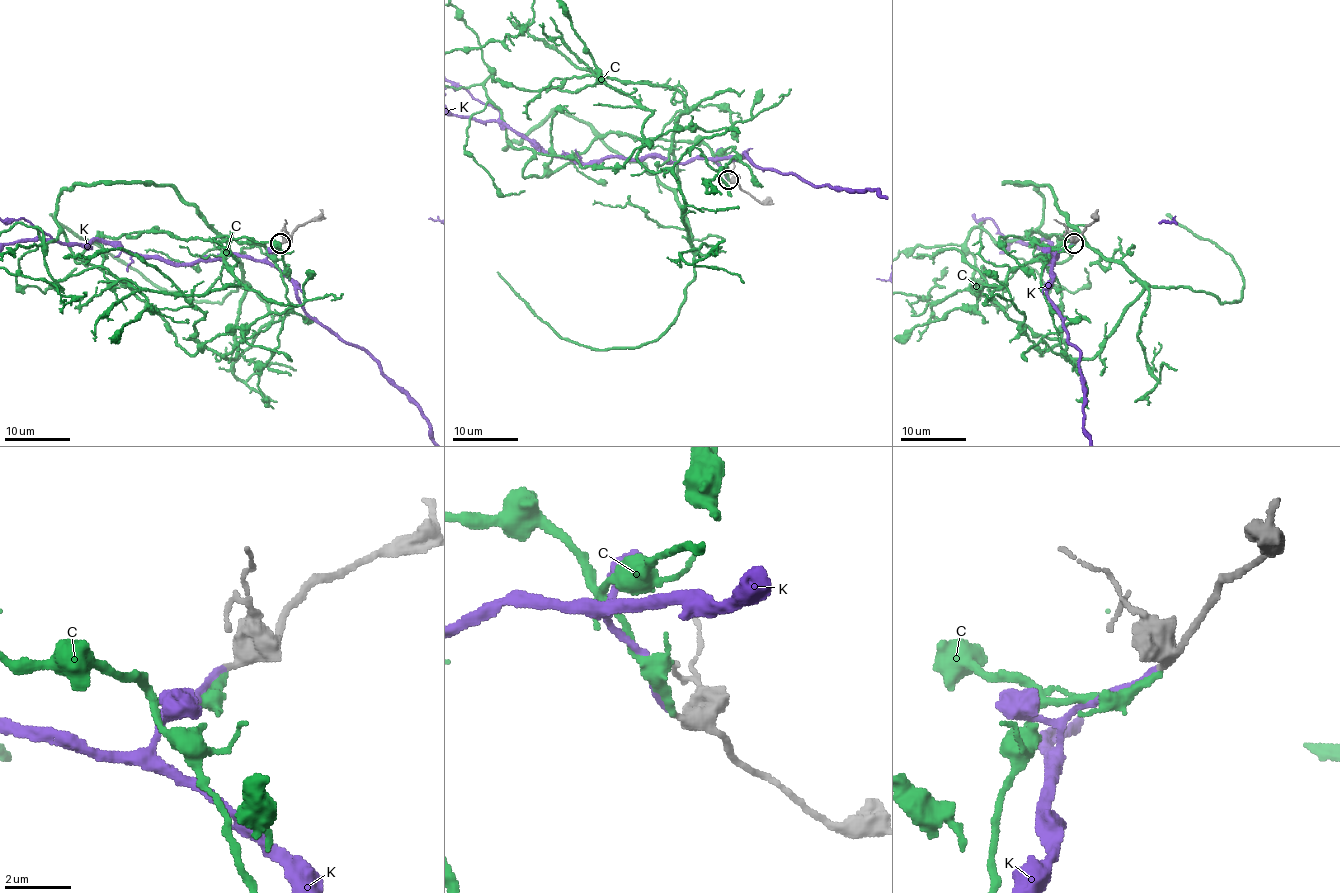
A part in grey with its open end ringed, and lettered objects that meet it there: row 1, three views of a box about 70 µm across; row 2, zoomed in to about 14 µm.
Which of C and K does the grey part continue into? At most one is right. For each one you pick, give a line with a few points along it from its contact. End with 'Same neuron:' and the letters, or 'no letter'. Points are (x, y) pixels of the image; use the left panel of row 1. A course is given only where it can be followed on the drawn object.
Same neuron: K

